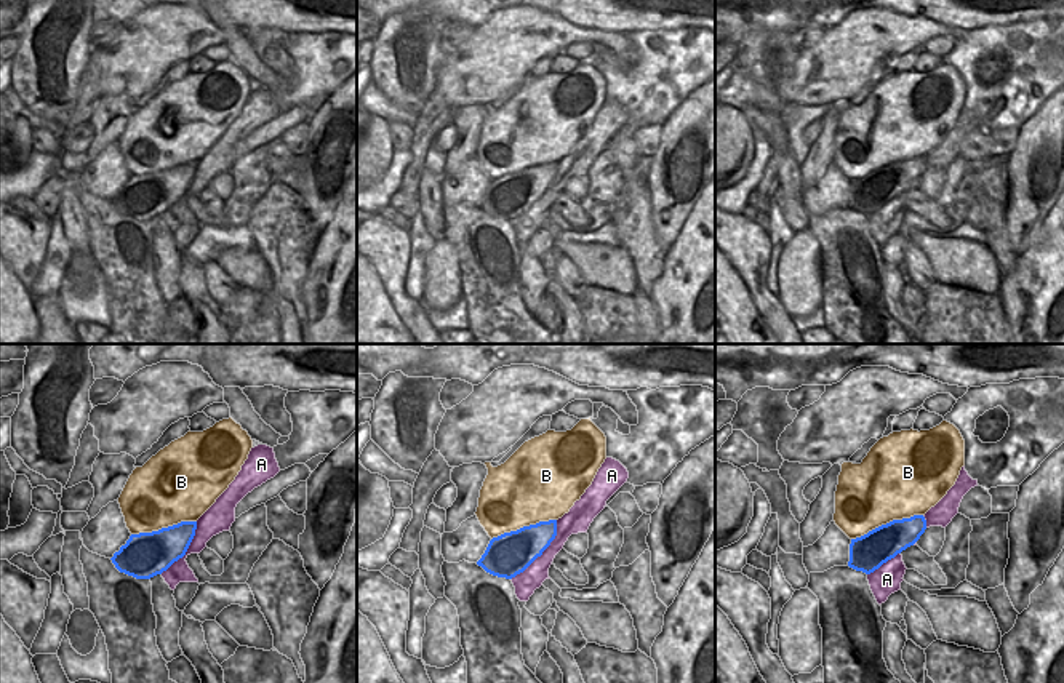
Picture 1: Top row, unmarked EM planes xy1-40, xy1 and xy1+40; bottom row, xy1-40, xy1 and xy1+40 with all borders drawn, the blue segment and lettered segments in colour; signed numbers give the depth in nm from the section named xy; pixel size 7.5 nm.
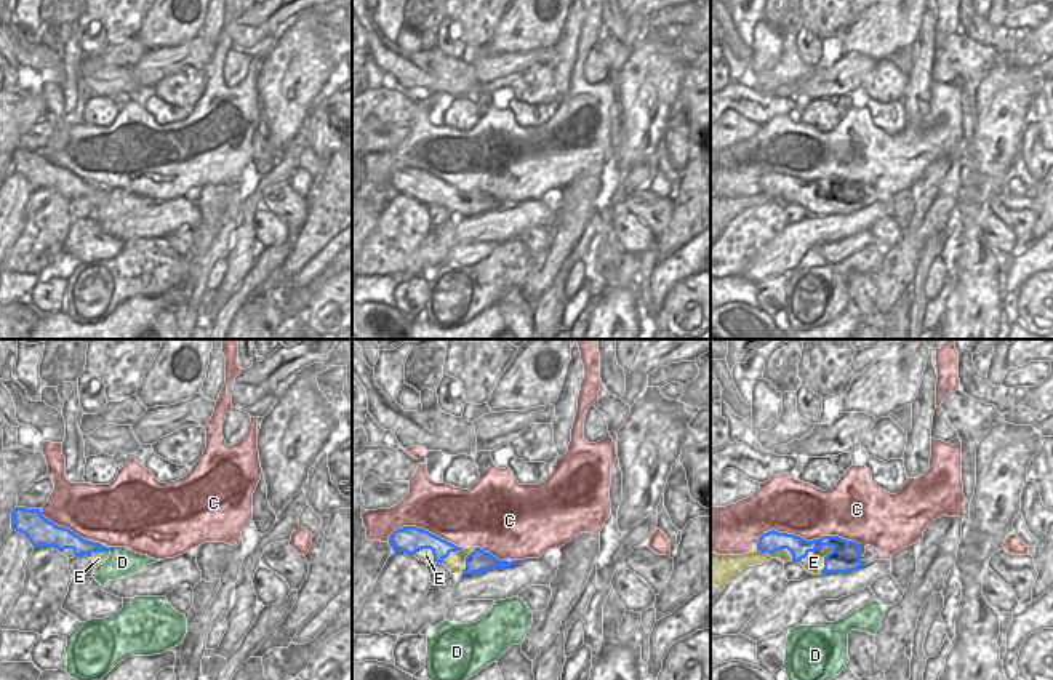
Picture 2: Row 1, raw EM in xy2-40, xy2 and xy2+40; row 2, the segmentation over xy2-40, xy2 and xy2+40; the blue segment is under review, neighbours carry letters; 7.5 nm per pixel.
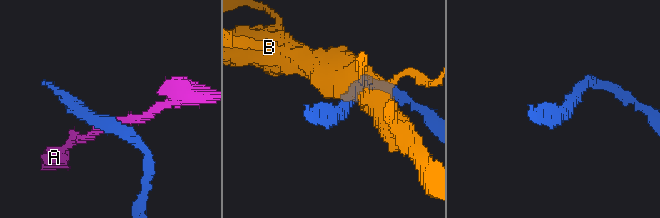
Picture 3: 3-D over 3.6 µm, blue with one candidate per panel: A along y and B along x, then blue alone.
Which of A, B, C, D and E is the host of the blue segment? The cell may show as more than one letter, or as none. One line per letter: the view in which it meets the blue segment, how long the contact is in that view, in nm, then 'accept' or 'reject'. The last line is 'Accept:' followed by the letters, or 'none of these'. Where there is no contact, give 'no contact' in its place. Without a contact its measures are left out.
A: xy1 | 600 nm | reject
B: xy1+40 | 550 nm | reject
C: xy2+40 | 800 nm | reject
D: xy2-40 | 50 nm | reject
E: xy2+40 | 300 nm | reject
Accept: none of these

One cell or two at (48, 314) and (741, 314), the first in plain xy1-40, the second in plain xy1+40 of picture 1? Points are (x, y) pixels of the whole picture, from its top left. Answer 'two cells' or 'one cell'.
two cells

